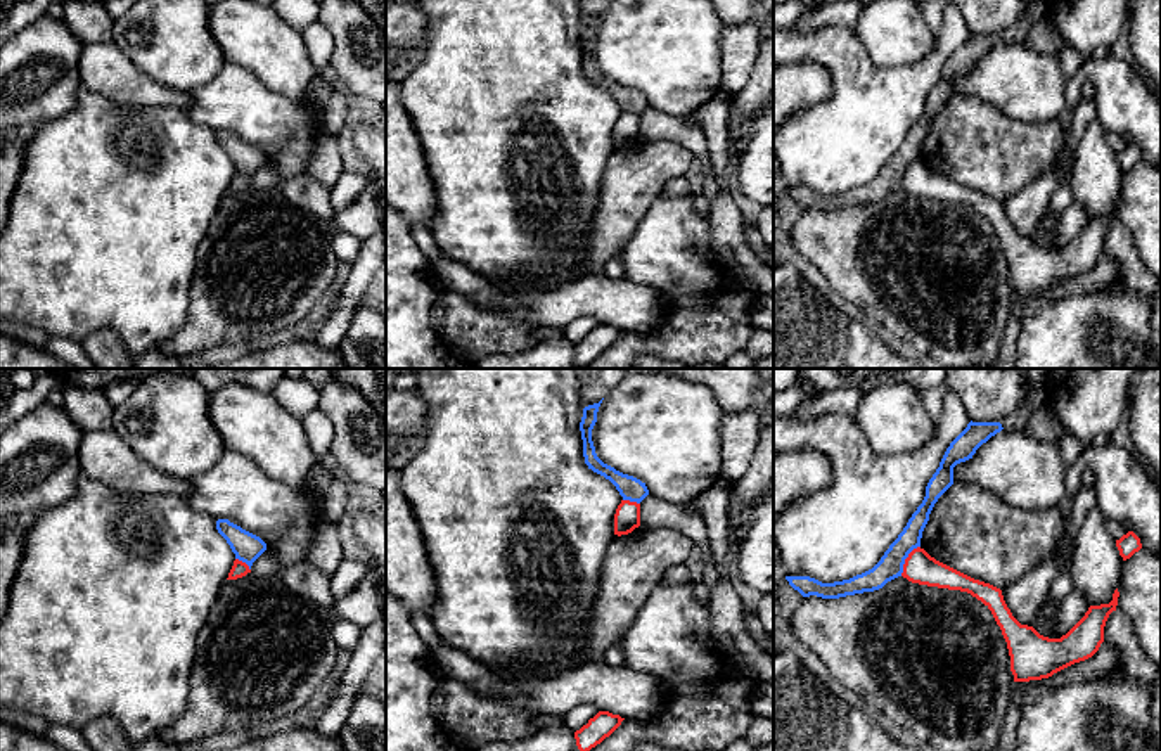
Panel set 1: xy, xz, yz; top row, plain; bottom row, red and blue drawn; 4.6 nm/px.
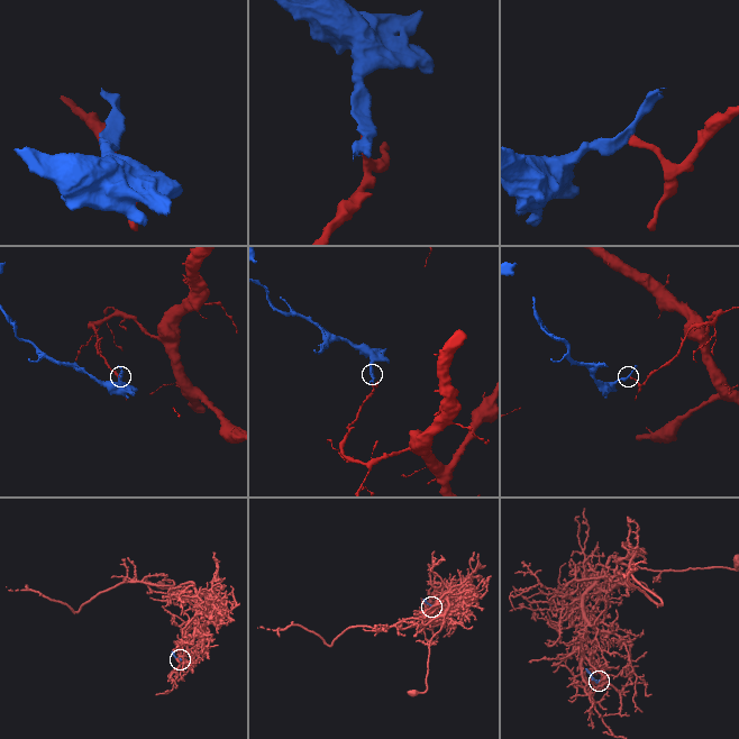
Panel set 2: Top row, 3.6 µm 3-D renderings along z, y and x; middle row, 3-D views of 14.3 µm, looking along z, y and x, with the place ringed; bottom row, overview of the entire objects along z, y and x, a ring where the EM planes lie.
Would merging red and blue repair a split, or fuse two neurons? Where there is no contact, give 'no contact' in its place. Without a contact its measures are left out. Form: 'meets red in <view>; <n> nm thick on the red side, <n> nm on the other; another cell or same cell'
meets red in yz; 150 nm thick on the red side, 120 nm on the other; another cell

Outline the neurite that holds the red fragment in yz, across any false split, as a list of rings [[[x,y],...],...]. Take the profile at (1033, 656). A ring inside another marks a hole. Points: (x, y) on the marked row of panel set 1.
[[[920,547],[914,549],[905,559],[901,576],[919,585],[967,592],[981,600],[991,611],[1007,642],[1014,682],[1049,678],[1092,658],[1104,642],[1106,621],[1116,611],[1119,597],[1116,588],[1109,604],[1090,606],[1066,635],[1049,639],[1012,616],[1000,588],[936,561]]]

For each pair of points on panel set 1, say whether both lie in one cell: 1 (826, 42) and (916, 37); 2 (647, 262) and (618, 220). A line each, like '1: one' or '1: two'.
1: two
2: two

